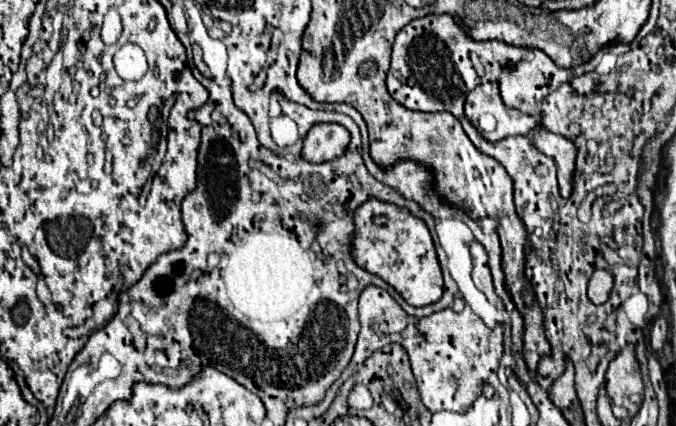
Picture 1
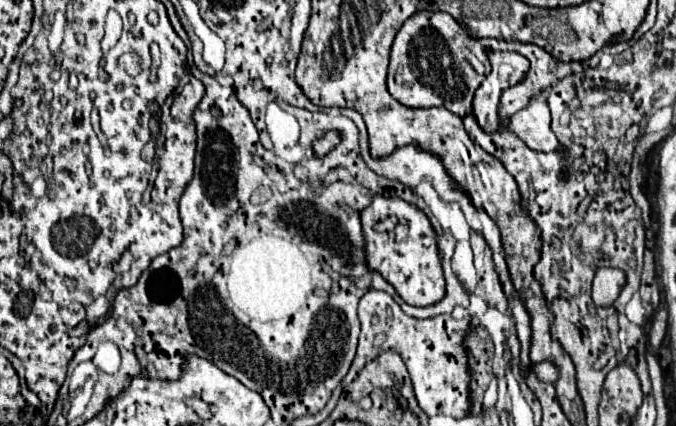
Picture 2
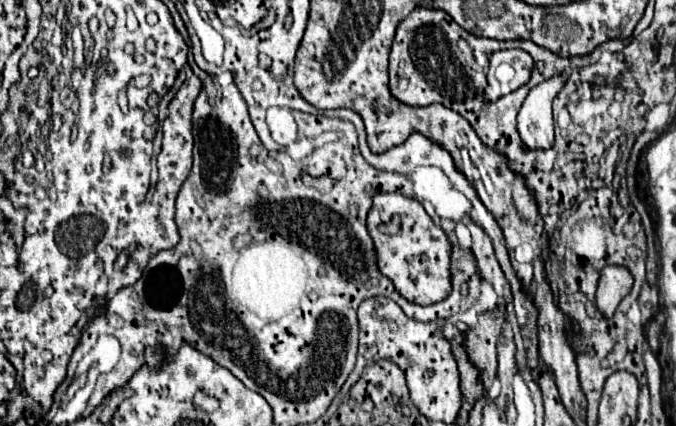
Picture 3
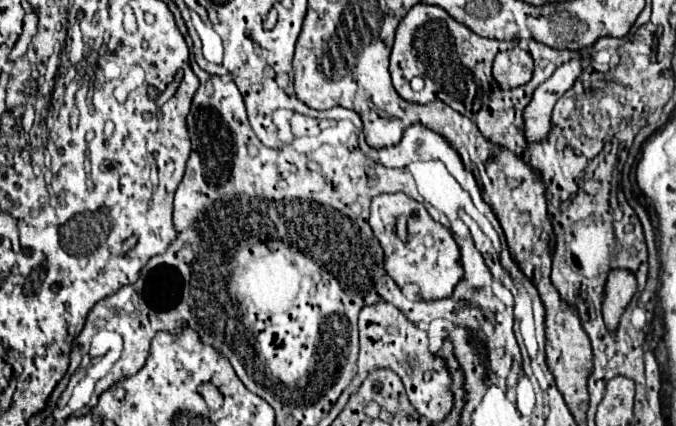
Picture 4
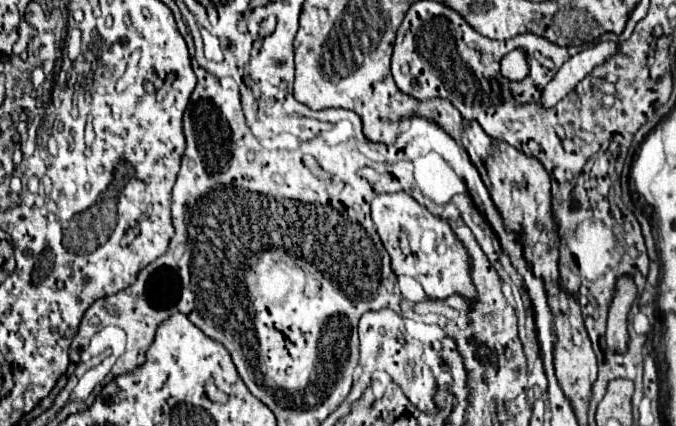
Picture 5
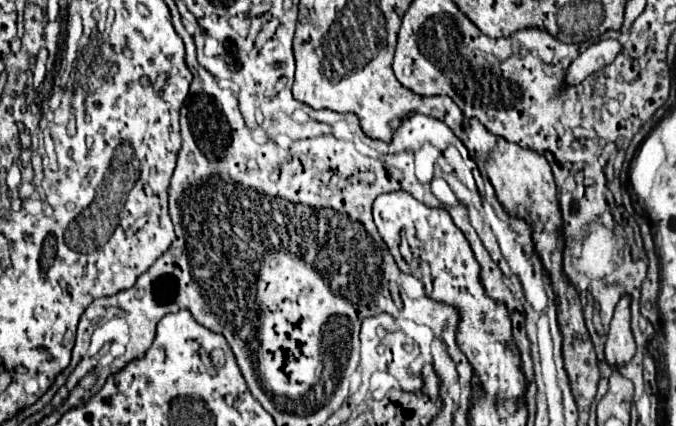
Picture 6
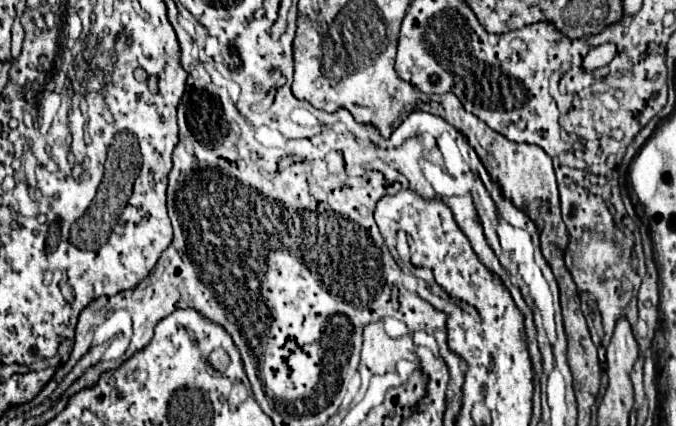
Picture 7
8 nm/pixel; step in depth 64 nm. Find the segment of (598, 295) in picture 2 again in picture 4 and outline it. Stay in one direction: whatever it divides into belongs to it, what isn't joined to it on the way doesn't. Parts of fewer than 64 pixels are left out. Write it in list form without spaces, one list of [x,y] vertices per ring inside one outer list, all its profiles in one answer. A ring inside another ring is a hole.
[[[616,268],[608,274],[604,286],[602,316],[609,330],[615,331],[618,328],[622,310],[628,306],[634,292],[636,292],[636,278],[632,272]]]

